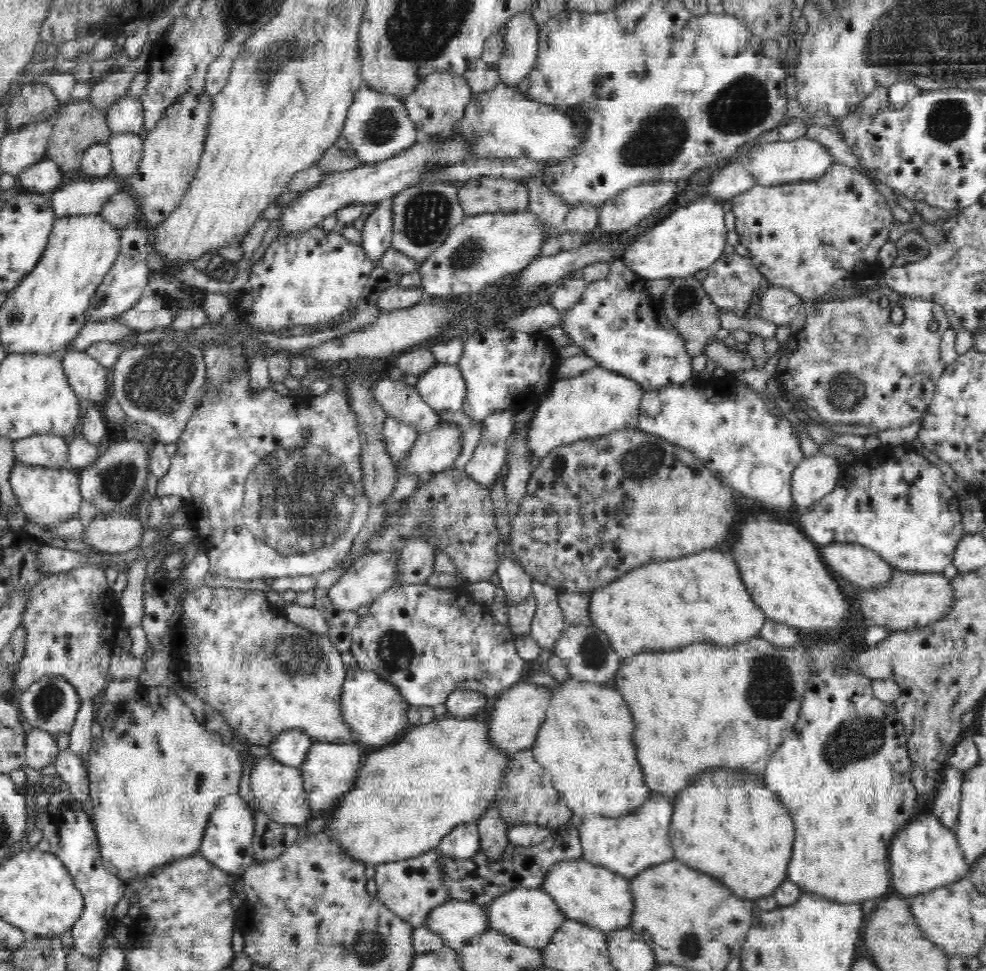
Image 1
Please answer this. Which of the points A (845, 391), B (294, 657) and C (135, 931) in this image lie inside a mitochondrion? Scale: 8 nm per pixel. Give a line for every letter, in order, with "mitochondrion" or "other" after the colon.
A: mitochondrion
B: mitochondrion
C: other

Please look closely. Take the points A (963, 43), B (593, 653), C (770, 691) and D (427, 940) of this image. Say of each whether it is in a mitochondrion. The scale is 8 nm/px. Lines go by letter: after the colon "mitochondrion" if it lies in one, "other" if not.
A: mitochondrion
B: mitochondrion
C: mitochondrion
D: other

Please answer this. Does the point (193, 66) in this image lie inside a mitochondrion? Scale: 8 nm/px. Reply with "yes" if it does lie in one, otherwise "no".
no

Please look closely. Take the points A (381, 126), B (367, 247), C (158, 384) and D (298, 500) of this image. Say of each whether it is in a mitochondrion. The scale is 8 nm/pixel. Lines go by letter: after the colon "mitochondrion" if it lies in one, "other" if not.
A: mitochondrion
B: other
C: mitochondrion
D: mitochondrion

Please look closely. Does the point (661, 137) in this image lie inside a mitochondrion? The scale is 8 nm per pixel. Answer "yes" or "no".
yes

